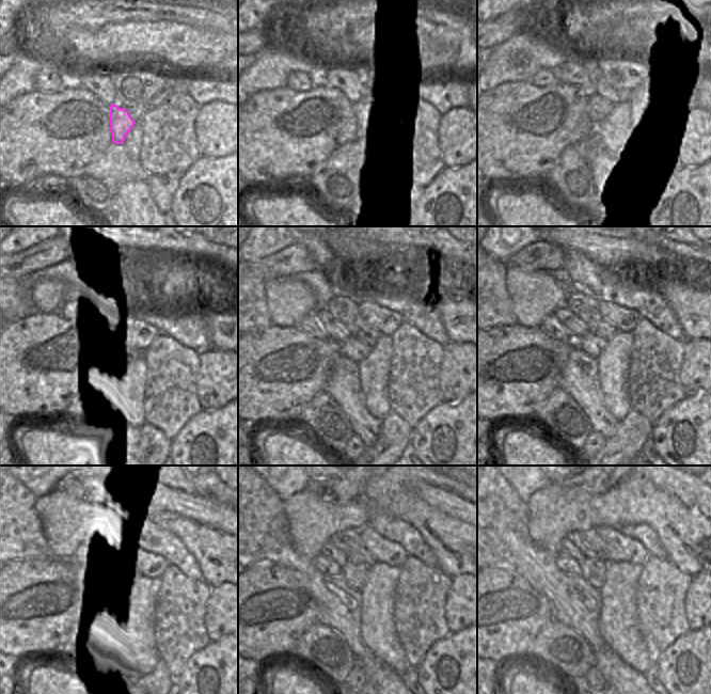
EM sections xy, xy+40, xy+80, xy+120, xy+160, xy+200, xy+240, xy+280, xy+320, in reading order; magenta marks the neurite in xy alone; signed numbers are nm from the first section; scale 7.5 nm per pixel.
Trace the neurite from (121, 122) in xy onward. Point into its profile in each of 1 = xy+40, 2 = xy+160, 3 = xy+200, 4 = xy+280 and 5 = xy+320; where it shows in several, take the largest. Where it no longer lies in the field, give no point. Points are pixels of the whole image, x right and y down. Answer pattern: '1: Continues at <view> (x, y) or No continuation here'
1: Continues at xy+40 (363, 114)
2: Continues at xy+160 (357, 350)
3: Continues at xy+200 (593, 345)
4: Continues at xy+280 (356, 574)
5: Continues at xy+320 (594, 570)

